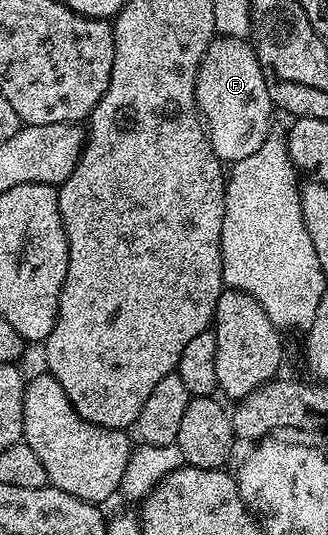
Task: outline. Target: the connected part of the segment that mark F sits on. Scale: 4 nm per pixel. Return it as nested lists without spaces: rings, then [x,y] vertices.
[[[214,36],[197,72],[195,95],[197,111],[209,134],[213,153],[222,163],[247,159],[247,155],[255,155],[255,151],[263,147],[274,124],[275,106],[263,79],[257,52],[248,40]]]

